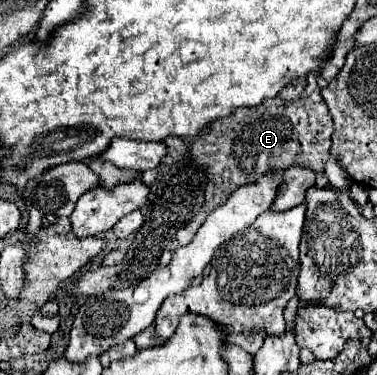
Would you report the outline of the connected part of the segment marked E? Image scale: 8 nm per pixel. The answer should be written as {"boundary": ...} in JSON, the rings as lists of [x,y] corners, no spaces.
{"boundary":[[[314,73],[308,75],[308,85],[298,101],[284,101],[274,97],[266,99],[258,107],[242,107],[232,111],[228,117],[212,121],[194,137],[190,153],[194,153],[198,163],[206,167],[206,201],[198,215],[176,233],[180,245],[190,243],[208,213],[220,207],[238,187],[254,183],[268,173],[286,171],[292,165],[312,169],[316,175],[324,173],[324,163],[330,157],[328,149],[334,123],[320,95],[320,87],[316,85],[316,77],[318,75]]]}

